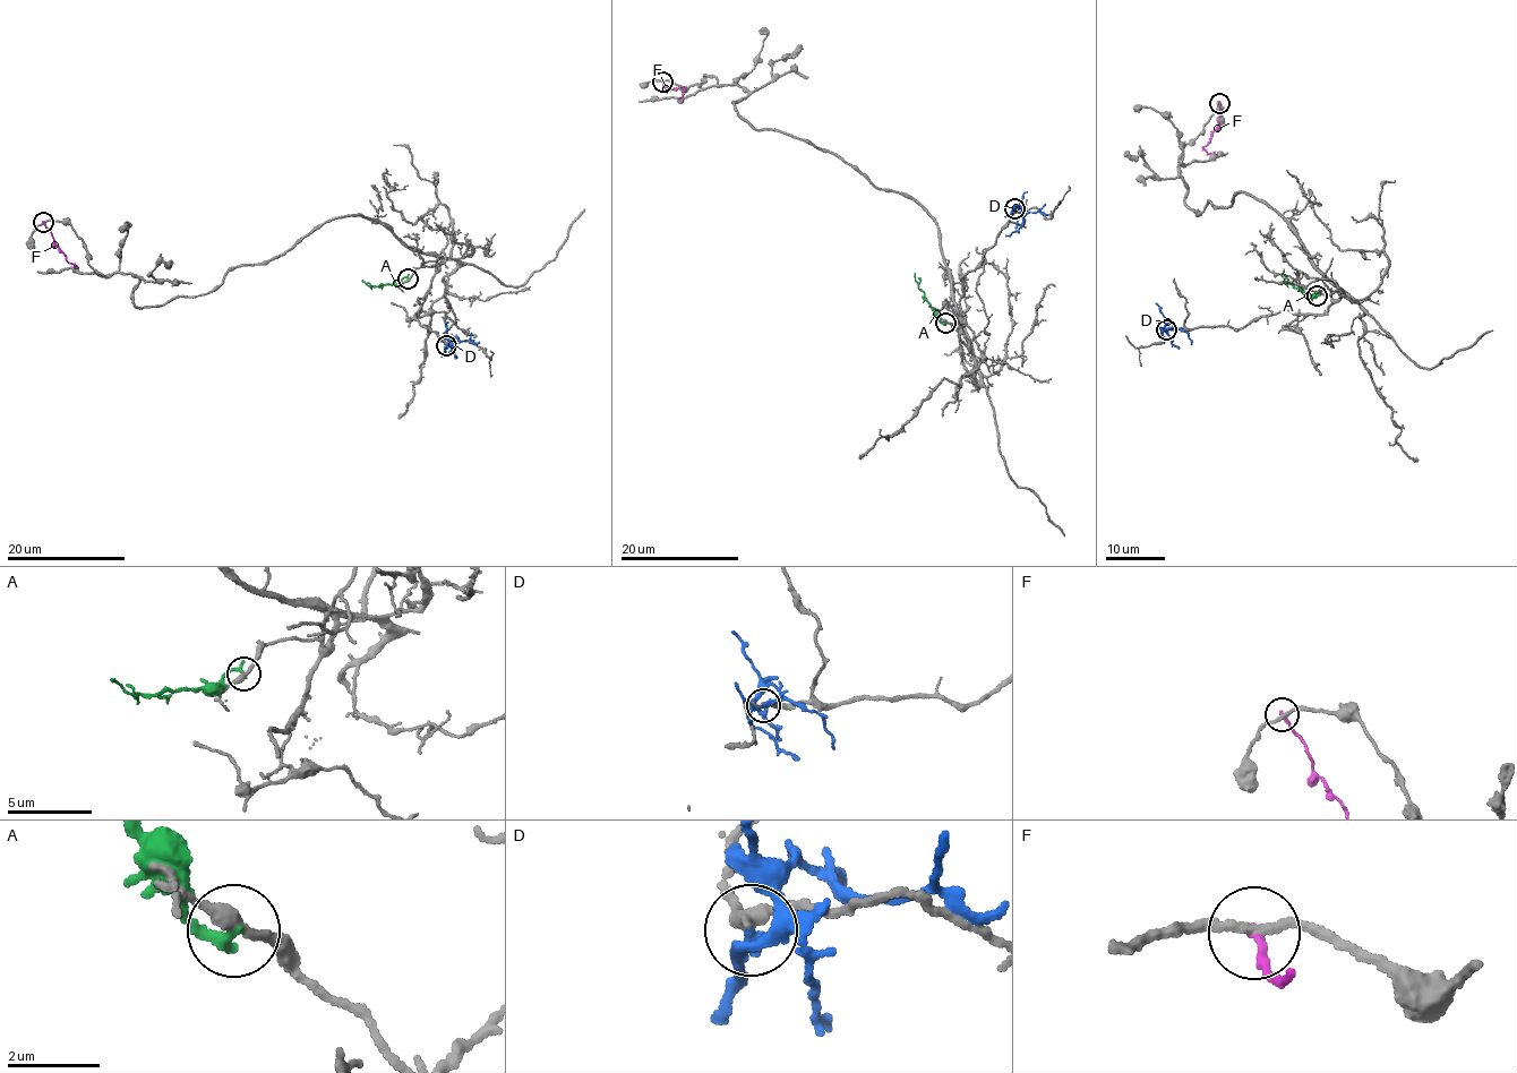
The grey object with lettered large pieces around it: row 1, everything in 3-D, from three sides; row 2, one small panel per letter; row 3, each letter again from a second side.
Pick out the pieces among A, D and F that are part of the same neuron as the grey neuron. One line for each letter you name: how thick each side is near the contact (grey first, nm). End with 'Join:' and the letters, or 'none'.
Join: none

